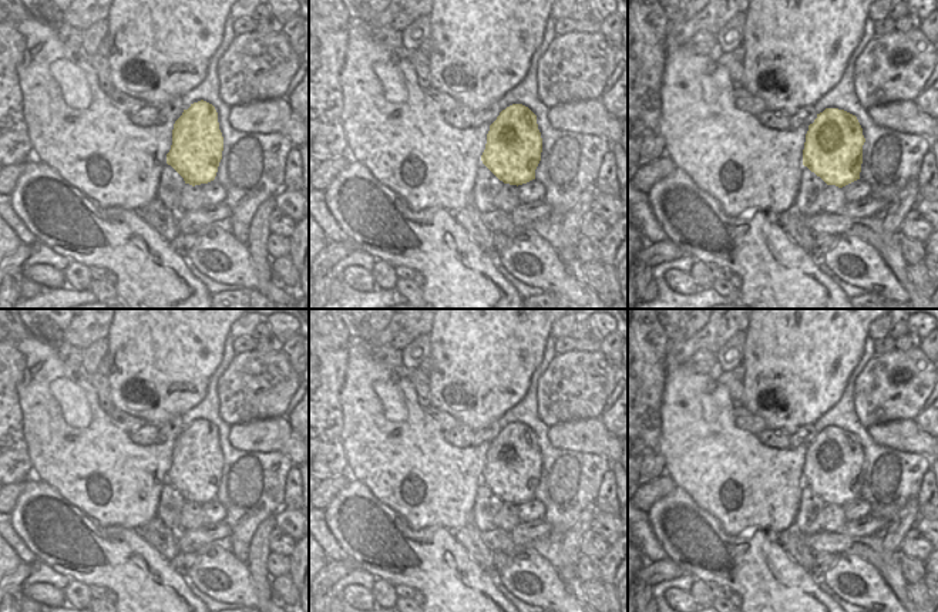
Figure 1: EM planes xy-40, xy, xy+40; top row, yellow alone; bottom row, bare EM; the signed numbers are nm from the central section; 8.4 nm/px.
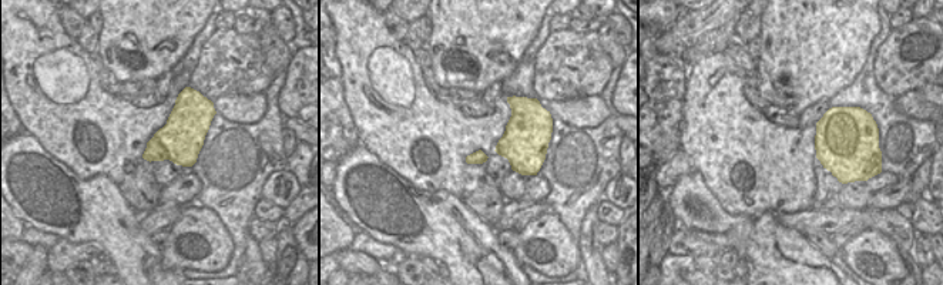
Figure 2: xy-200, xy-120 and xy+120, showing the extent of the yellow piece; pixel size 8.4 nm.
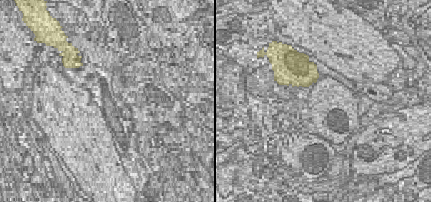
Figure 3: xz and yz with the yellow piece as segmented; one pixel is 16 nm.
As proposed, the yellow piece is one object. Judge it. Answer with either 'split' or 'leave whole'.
leave whole

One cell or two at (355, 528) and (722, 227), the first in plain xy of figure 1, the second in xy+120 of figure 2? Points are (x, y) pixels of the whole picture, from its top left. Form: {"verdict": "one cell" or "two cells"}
{"verdict": "one cell"}

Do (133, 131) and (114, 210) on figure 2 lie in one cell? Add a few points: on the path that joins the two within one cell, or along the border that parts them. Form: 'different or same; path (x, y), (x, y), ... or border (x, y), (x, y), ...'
different; border (108, 177), (117, 185)

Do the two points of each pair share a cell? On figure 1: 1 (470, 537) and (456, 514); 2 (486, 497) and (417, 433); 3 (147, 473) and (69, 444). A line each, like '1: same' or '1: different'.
1: different
2: different
3: same

